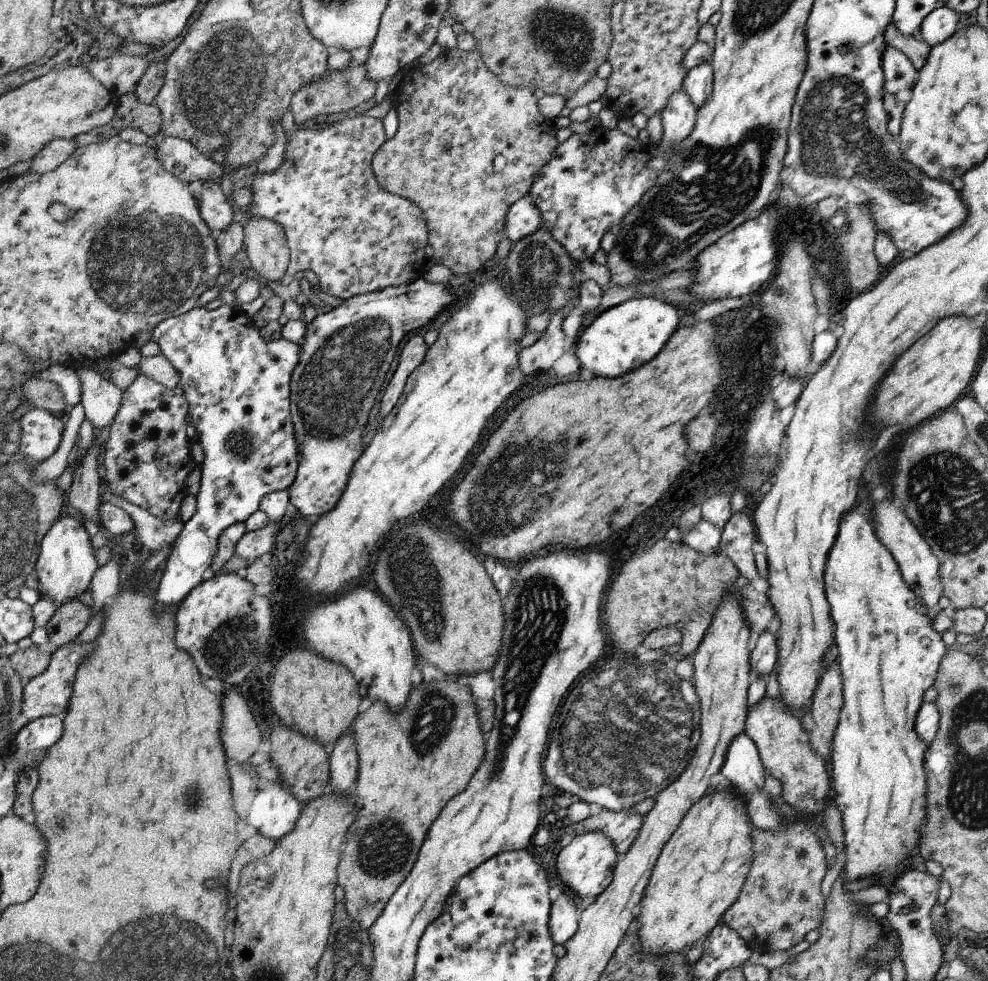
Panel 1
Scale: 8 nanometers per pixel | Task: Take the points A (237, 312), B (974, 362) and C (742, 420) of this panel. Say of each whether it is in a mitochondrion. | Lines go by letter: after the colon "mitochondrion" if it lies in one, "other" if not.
A: other
B: other
C: other

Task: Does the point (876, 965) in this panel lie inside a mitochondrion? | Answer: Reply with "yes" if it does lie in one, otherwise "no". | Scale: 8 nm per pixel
no

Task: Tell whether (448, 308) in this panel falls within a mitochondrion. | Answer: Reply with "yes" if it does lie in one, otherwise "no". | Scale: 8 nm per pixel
no

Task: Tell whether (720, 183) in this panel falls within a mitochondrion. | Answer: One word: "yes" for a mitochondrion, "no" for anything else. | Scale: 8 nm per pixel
yes

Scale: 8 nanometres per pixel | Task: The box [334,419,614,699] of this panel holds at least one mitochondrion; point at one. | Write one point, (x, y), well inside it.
(507, 499)

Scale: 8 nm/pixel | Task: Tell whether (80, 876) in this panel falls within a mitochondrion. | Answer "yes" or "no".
no

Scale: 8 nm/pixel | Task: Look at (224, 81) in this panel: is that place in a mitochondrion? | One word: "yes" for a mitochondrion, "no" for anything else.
yes

